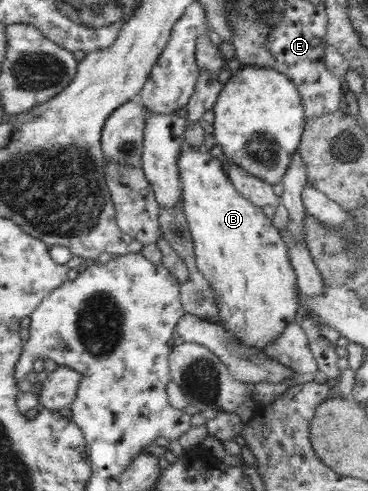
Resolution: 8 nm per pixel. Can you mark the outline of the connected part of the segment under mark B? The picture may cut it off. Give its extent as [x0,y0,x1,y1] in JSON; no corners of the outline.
[180,146,300,353]

